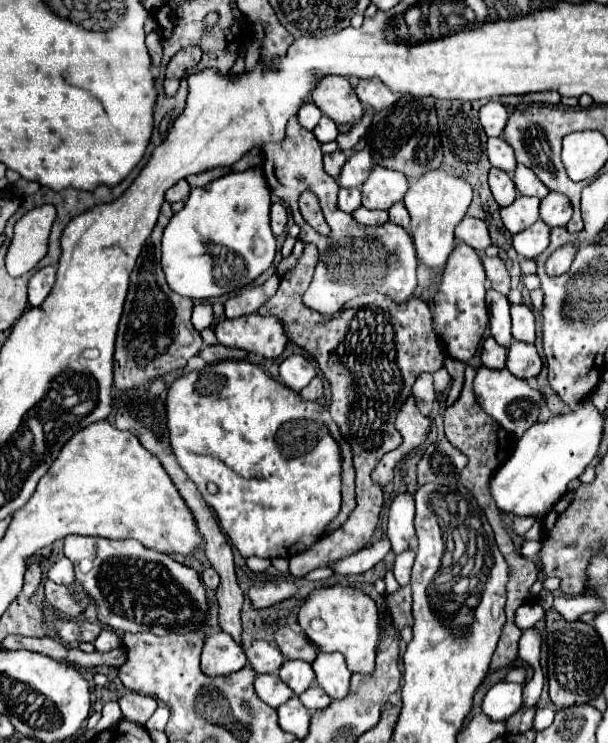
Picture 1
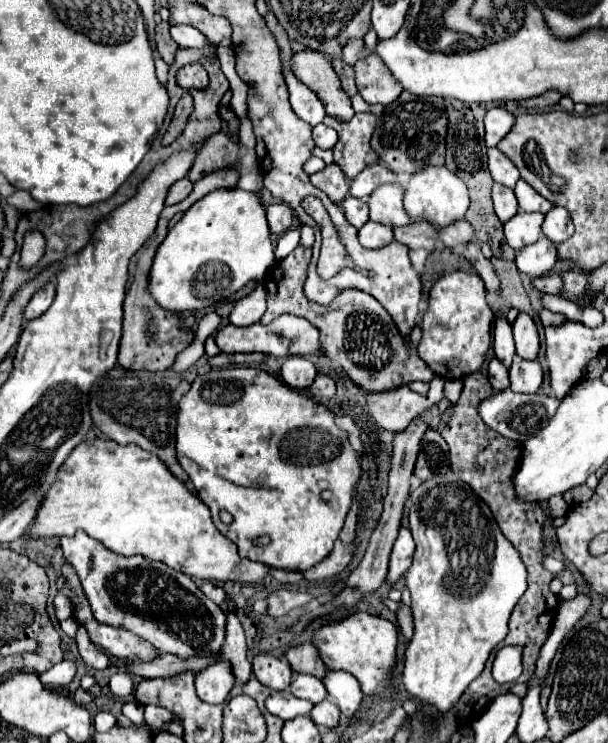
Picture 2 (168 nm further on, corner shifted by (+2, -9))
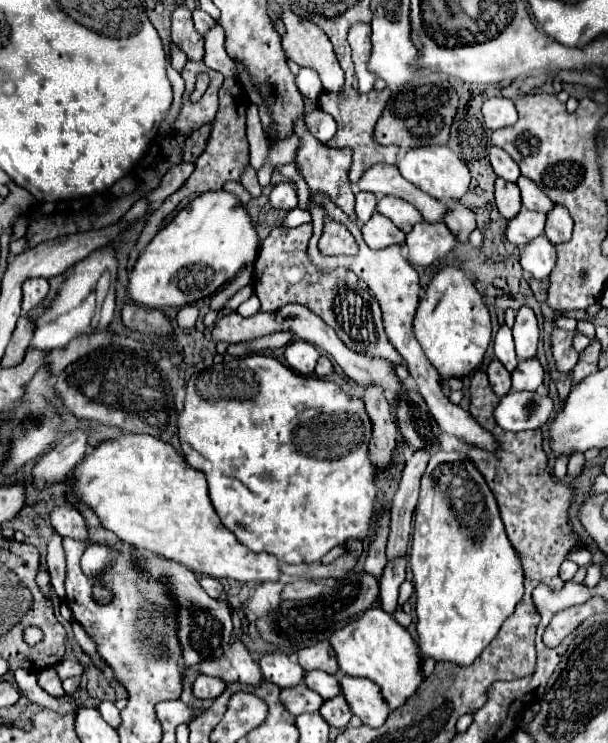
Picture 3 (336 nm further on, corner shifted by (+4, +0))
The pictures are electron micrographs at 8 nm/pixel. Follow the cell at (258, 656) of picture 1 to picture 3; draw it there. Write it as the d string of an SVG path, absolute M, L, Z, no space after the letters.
M274 652L274 654L266 654L260 660L260 668L262 674L268 682L280 686L280 688L292 688L304 682L304 668L298 662L292 662L286 654Z

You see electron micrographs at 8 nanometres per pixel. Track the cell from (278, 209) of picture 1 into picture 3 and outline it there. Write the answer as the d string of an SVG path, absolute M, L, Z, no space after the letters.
M280 182L274 186L272 194L270 194L270 204L276 210L292 210L298 206L298 194L296 194L296 186L290 182Z

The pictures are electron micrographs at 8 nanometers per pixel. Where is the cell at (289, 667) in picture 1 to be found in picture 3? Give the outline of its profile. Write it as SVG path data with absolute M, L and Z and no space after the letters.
M322 670L306 672L304 684L308 688L312 688L314 692L318 692L324 700L330 700L330 698L334 698L334 696L340 694L340 682L338 682L338 678L332 676L332 674L326 674Z

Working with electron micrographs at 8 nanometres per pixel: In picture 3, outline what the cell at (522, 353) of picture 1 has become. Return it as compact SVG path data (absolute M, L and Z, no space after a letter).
M536 358L520 360L516 370L512 372L512 388L514 390L528 390L534 392L544 382L542 364Z

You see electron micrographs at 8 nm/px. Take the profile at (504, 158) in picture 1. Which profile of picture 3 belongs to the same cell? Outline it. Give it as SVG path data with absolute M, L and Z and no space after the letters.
M492 146L492 150L490 150L490 164L492 164L492 168L494 168L494 172L496 172L498 178L516 182L518 176L520 176L518 164L502 148Z

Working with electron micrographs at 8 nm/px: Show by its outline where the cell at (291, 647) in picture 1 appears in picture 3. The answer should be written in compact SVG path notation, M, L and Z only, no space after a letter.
M328 642L298 650L298 662L302 664L302 668L306 672L308 670L324 670L328 674L338 672L338 660L336 660L336 654Z

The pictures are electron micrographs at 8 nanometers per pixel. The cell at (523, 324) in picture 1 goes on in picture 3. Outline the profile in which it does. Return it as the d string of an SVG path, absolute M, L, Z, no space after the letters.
M524 306L516 314L516 324L512 328L514 332L514 342L516 342L516 354L520 360L528 360L536 356L536 346L538 346L538 322L534 312Z

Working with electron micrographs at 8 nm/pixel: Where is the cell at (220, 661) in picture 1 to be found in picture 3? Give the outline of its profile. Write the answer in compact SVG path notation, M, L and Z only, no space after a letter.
M200 674L192 684L192 692L200 700L214 700L224 692L224 688L226 686L222 684L222 680L214 676L204 676L204 674Z

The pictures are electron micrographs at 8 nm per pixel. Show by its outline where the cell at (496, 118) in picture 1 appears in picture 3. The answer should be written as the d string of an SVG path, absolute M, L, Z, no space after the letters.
M496 96L496 98L486 100L484 106L482 106L482 114L484 114L486 126L490 130L510 126L510 124L514 124L518 120L518 112L516 112L514 102L504 98L504 96Z

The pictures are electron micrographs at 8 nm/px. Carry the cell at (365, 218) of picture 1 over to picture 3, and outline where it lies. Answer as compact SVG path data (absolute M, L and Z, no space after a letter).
M378 212L362 226L362 236L364 236L364 242L374 250L382 250L394 244L402 246L406 238L406 234L400 228L396 228L386 216Z

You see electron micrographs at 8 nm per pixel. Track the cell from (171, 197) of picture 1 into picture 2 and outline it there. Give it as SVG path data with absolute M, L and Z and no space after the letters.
M180 179L172 185L172 189L168 191L168 197L166 197L166 205L174 205L174 203L180 203L184 201L192 191L192 183L188 179Z

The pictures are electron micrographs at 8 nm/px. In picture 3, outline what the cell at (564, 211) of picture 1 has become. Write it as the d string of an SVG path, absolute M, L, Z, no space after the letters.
M554 206L548 212L544 234L554 246L568 242L570 236L572 236L572 216L570 216L570 212L562 206Z

